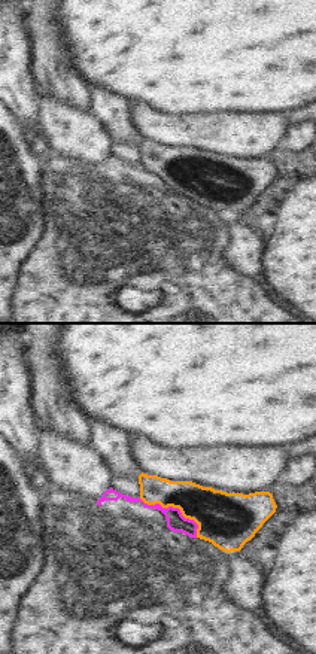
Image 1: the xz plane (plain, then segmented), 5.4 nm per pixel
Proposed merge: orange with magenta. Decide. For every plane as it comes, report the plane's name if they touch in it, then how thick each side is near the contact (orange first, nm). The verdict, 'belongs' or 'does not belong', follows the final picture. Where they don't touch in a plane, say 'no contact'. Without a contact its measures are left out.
contact in xz; calibres 260 and 100 nm

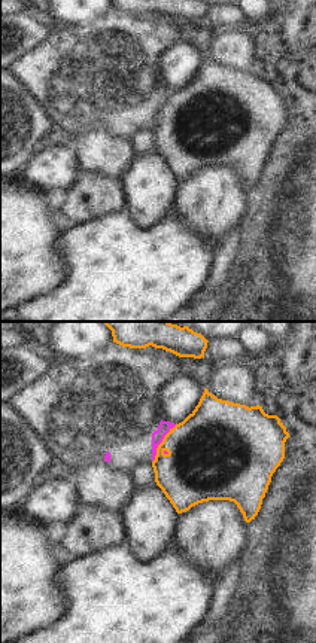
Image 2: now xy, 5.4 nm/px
contact in xy; calibres 400 and 70 nm

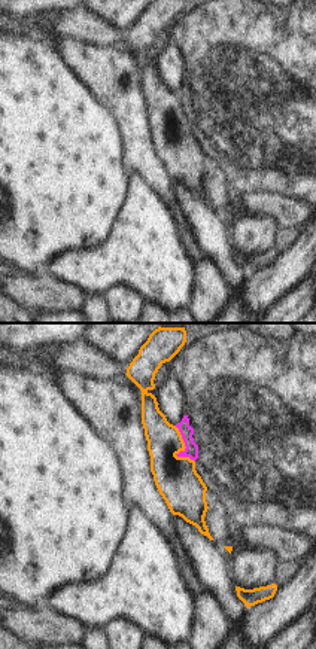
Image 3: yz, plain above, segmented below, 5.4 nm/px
contact in yz; calibres 240 and 70 nm

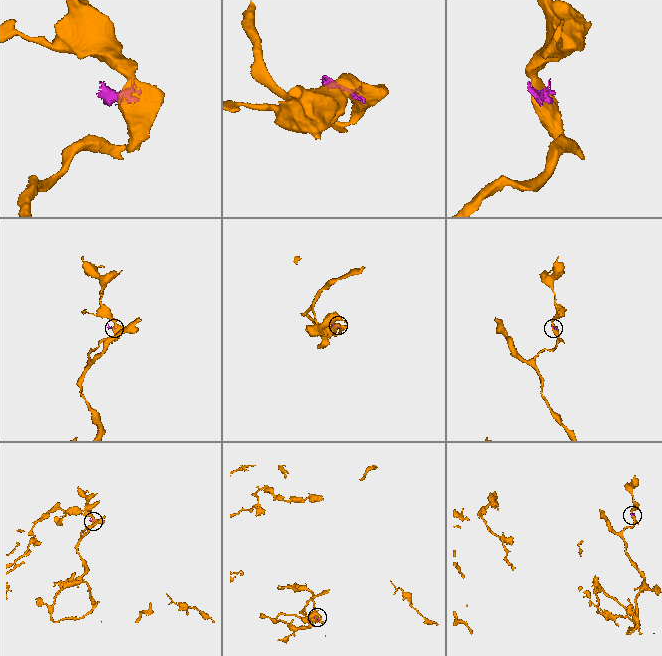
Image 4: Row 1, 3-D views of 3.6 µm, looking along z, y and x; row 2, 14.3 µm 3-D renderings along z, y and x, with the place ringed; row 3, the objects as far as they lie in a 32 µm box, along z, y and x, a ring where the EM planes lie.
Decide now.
does not belong

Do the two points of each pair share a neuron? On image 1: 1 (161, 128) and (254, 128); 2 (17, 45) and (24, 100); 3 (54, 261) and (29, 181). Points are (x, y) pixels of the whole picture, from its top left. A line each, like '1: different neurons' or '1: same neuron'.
1: same neuron
2: same neuron
3: different neurons

